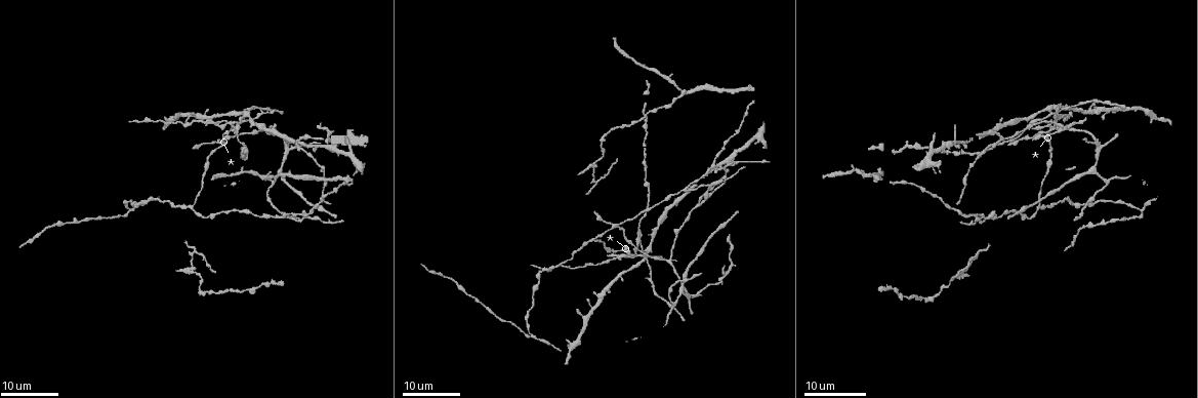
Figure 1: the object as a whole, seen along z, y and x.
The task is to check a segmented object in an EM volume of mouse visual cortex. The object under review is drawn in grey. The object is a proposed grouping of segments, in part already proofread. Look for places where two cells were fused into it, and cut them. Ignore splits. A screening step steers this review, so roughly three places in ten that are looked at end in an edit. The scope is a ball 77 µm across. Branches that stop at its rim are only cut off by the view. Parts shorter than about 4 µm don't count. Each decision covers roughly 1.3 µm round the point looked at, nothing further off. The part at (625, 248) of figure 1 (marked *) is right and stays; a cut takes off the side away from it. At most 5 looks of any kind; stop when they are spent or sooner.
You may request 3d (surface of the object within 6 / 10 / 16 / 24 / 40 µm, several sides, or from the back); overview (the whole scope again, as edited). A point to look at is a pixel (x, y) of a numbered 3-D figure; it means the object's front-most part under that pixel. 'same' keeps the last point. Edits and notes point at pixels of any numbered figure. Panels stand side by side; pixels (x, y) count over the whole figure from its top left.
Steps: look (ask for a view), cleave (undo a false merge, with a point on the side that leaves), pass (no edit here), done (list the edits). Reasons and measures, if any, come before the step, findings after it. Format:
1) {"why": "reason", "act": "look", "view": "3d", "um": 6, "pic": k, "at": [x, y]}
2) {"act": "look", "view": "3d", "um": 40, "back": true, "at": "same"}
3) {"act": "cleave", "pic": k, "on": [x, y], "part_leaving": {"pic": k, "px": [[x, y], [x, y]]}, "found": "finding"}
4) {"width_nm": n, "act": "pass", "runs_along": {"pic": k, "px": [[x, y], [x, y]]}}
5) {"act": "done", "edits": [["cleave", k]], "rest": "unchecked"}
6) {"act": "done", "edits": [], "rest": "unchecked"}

{"why": "looks like a crossing", "act": "look", "view": "3d", "um": 24, "pic": 1, "at": [731, 160]}

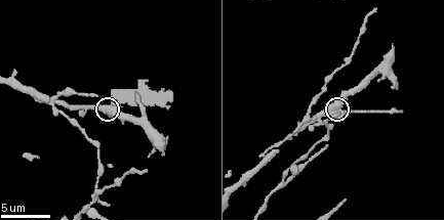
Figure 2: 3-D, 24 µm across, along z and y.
{"act": "look", "view": "3d", "um": 6, "pic": 2, "at": [339, 109]}

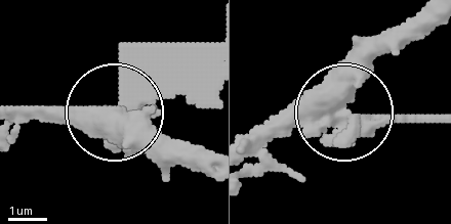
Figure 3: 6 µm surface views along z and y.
{"arms": 4, "act": "cleave", "pic": 3, "on": [129, 58], "part_leaving": {"pic": 3, "px": [[335, 118], [440, 118]]}, "found": "a second cell is stuck on"}

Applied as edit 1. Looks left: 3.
{"why": "see it whole again", "act": "look", "view": "overview"}

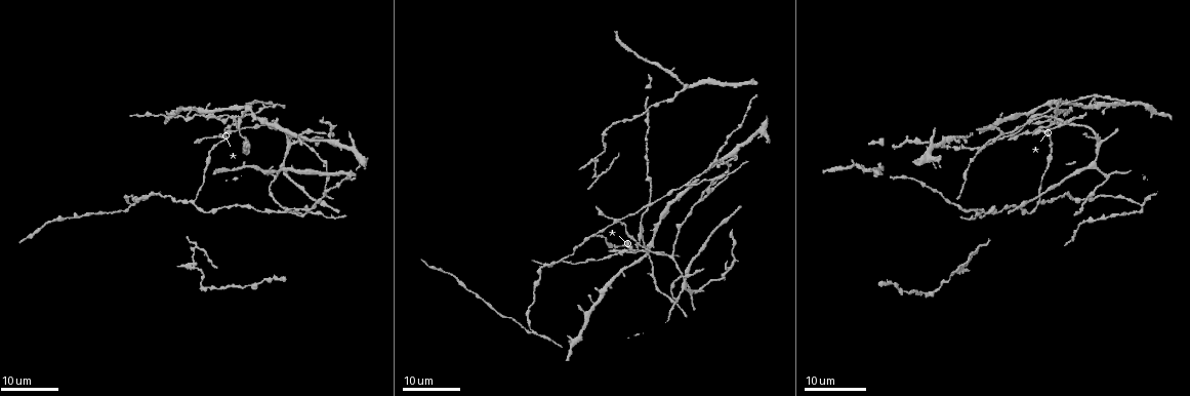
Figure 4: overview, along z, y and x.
{"act": "look", "view": "3d", "um": 16, "pic": 4, "at": [1001, 135]}

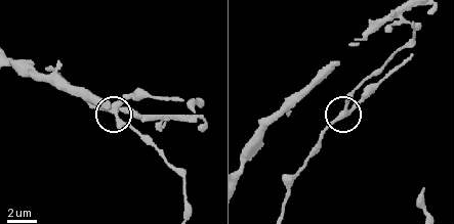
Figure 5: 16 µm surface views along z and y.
{"act": "look", "view": "3d", "um": 6, "pic": 5, "at": [344, 110]}

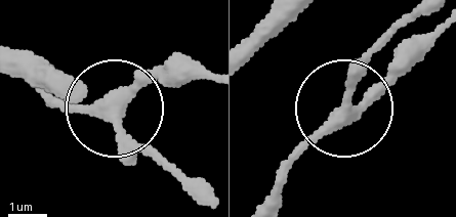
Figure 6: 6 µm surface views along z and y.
{"width_nm": 310, "act": "pass", "found": "continuous, no second cell"}

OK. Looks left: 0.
{"act": "done", "edits": [["cleave", 3]], "rest": "unchecked"}

